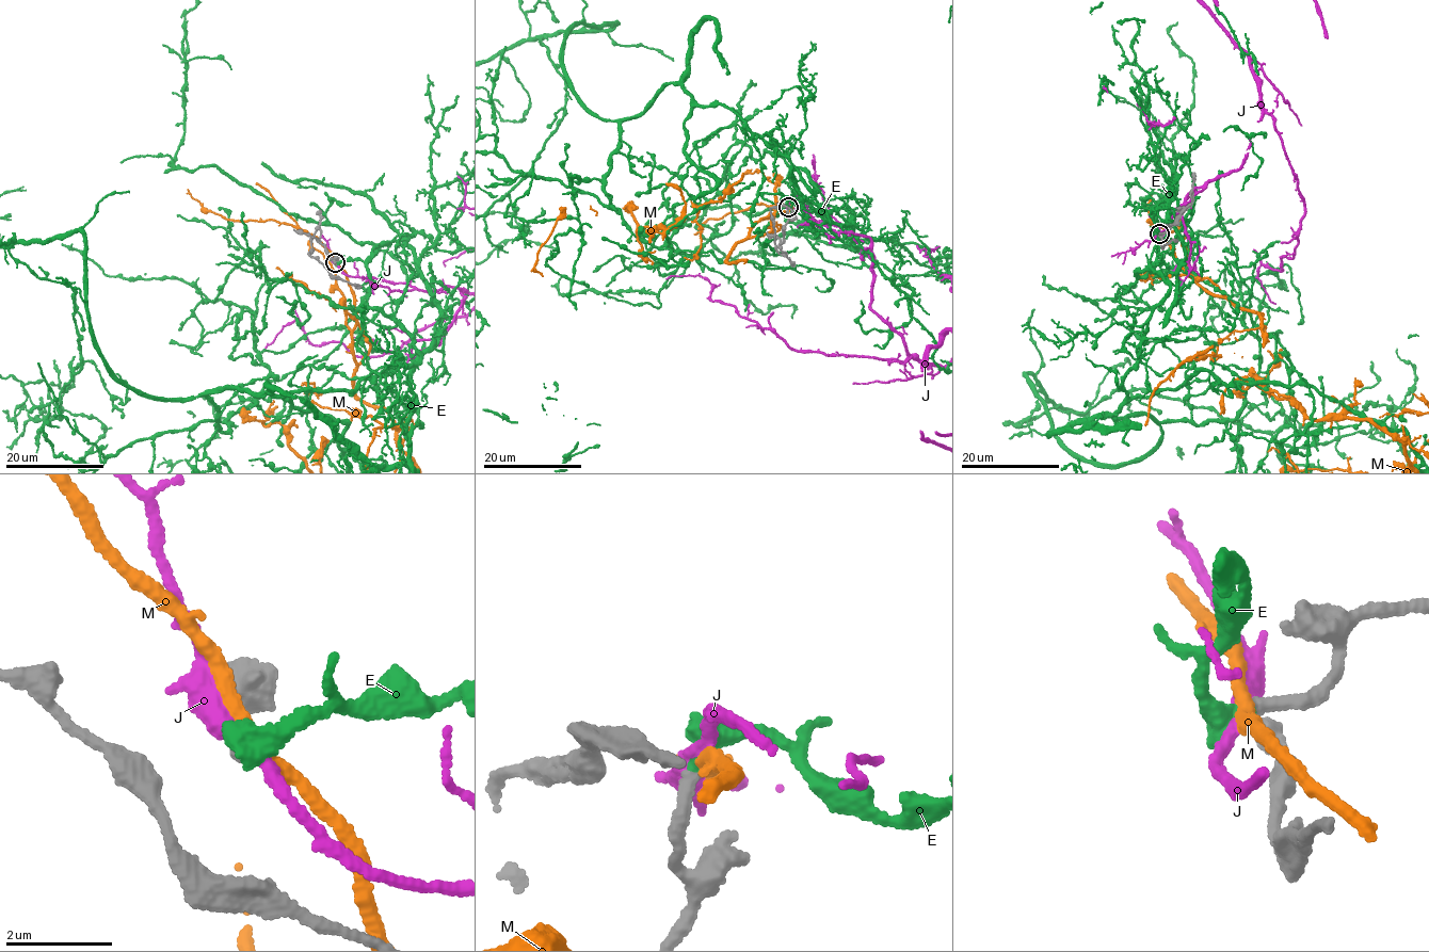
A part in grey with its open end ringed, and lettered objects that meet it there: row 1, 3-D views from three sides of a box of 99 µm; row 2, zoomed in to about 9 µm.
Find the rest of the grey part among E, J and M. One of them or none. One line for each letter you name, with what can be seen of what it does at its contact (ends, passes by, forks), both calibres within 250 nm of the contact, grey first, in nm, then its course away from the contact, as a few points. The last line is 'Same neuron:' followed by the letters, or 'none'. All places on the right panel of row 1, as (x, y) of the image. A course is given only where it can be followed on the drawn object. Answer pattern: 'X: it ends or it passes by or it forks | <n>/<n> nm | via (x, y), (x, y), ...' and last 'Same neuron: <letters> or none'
E: it ends | 240/400 nm
Same neuron: E

